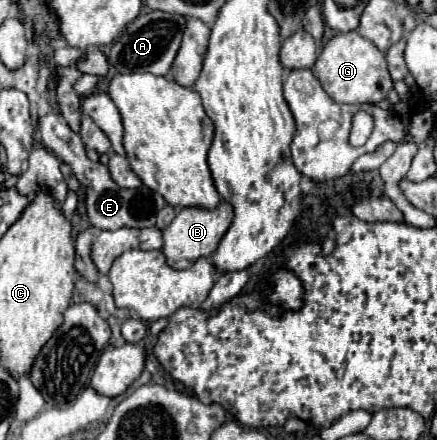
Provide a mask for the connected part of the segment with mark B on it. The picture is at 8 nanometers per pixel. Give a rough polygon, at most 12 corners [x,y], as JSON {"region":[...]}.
{"region":[[224,201],[214,211],[180,209],[162,231],[172,269],[210,257],[232,223]]}

